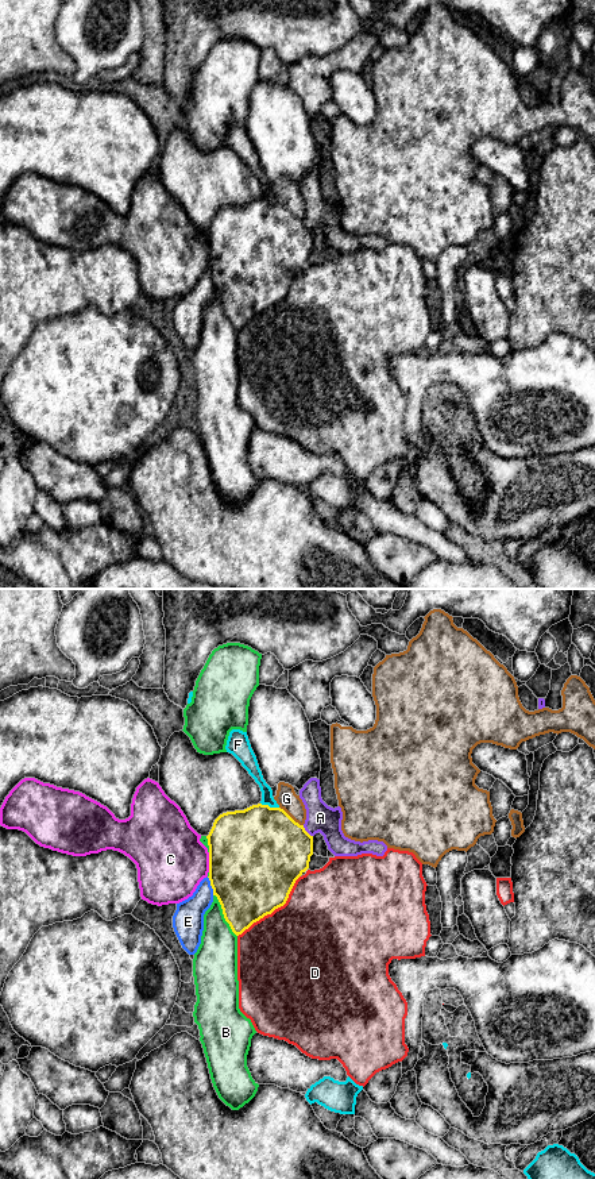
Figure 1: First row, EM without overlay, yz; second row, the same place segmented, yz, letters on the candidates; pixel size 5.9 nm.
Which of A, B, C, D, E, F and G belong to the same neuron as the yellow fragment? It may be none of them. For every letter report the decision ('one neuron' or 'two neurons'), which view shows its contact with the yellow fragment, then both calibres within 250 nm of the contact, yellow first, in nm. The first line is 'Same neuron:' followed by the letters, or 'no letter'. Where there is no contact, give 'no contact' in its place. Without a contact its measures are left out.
Same neuron: no letter
A: two neurons; contact in yz; calibres 480 and 170 nm
B: two neurons; contact in yz; calibres 420 and 240 nm
C: two neurons; contact in yz; calibres 500 and 420 nm
D: two neurons; contact in yz; calibres 500 and 480 nm
E: two neurons; contact in yz; calibres 500 and 190 nm
F: two neurons; contact in yz; calibres 500 and 70 nm
G: two neurons; contact in yz; calibres 500 and 120 nm

